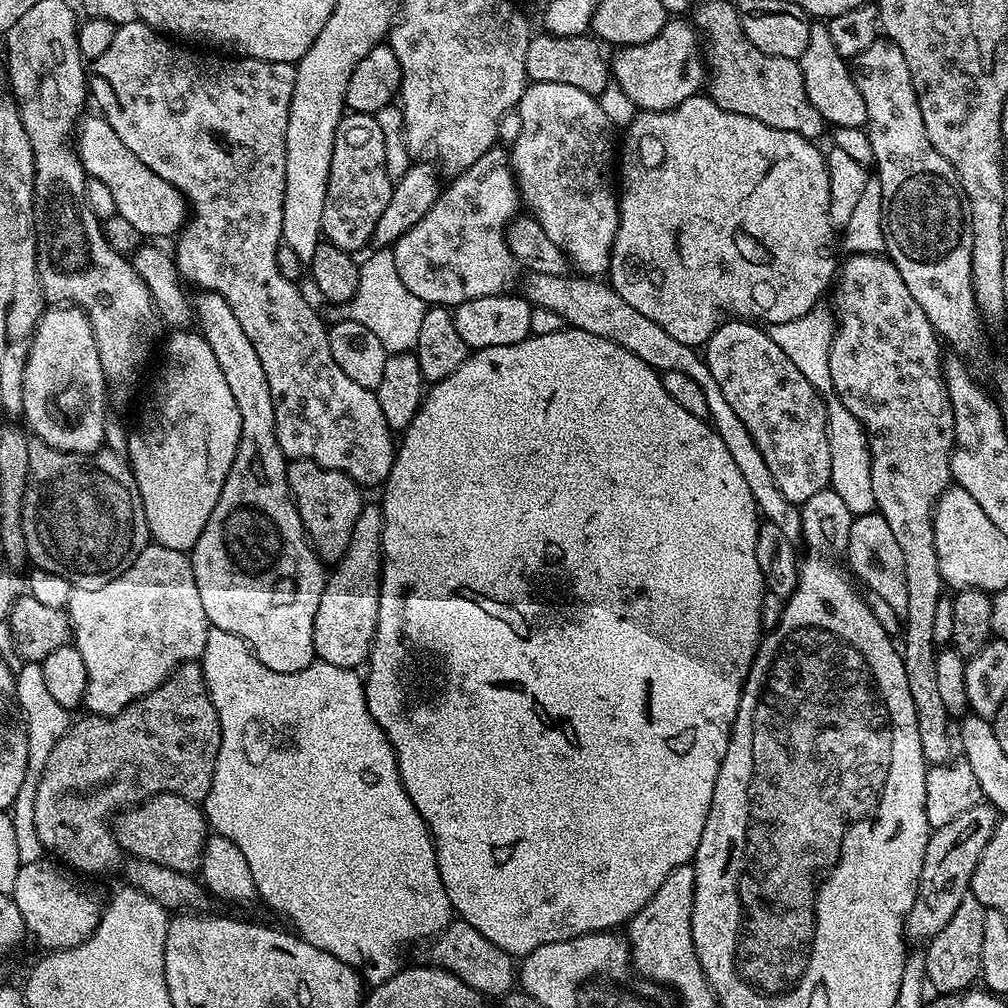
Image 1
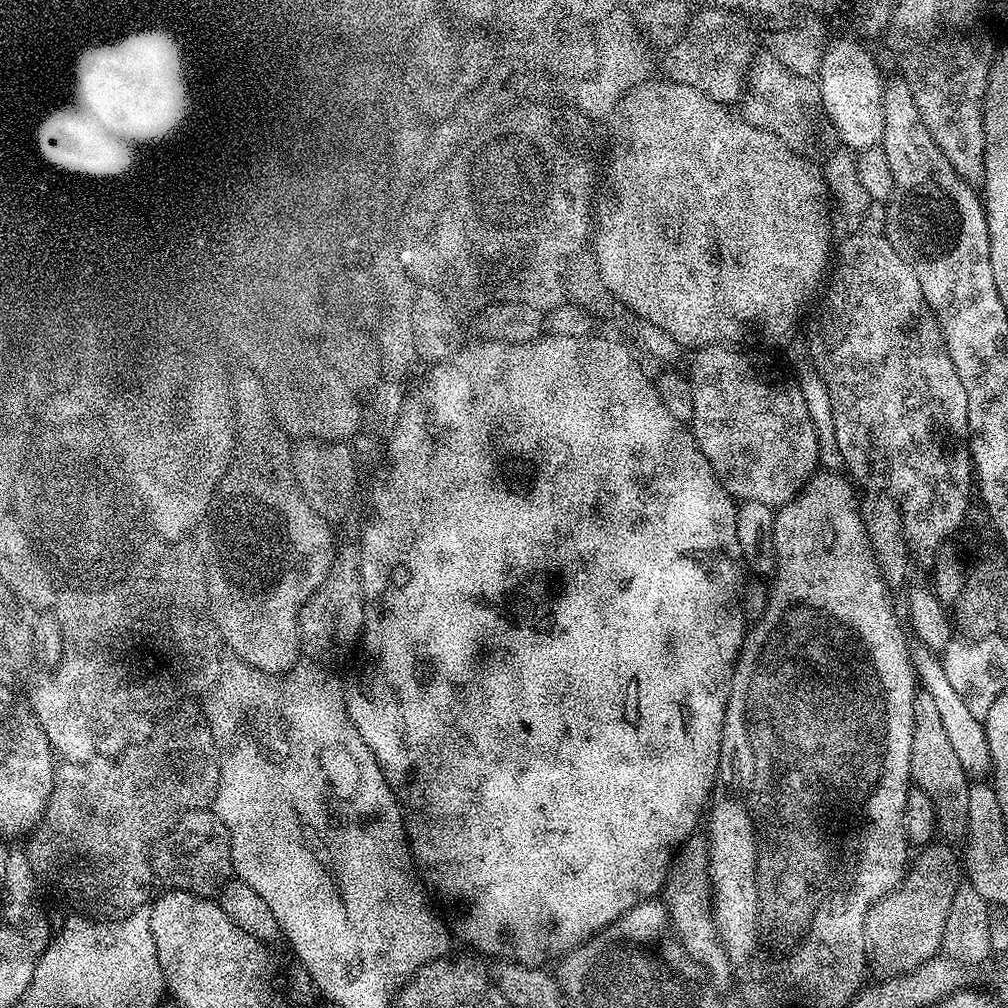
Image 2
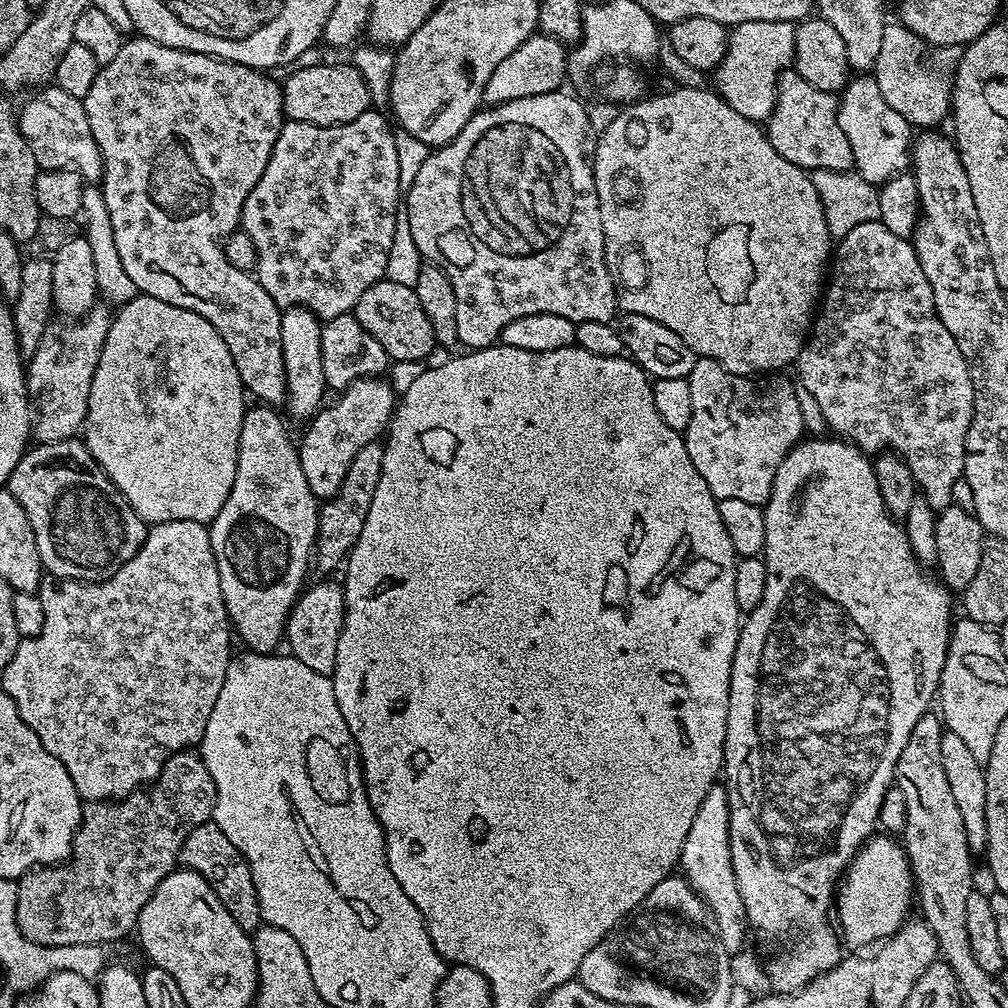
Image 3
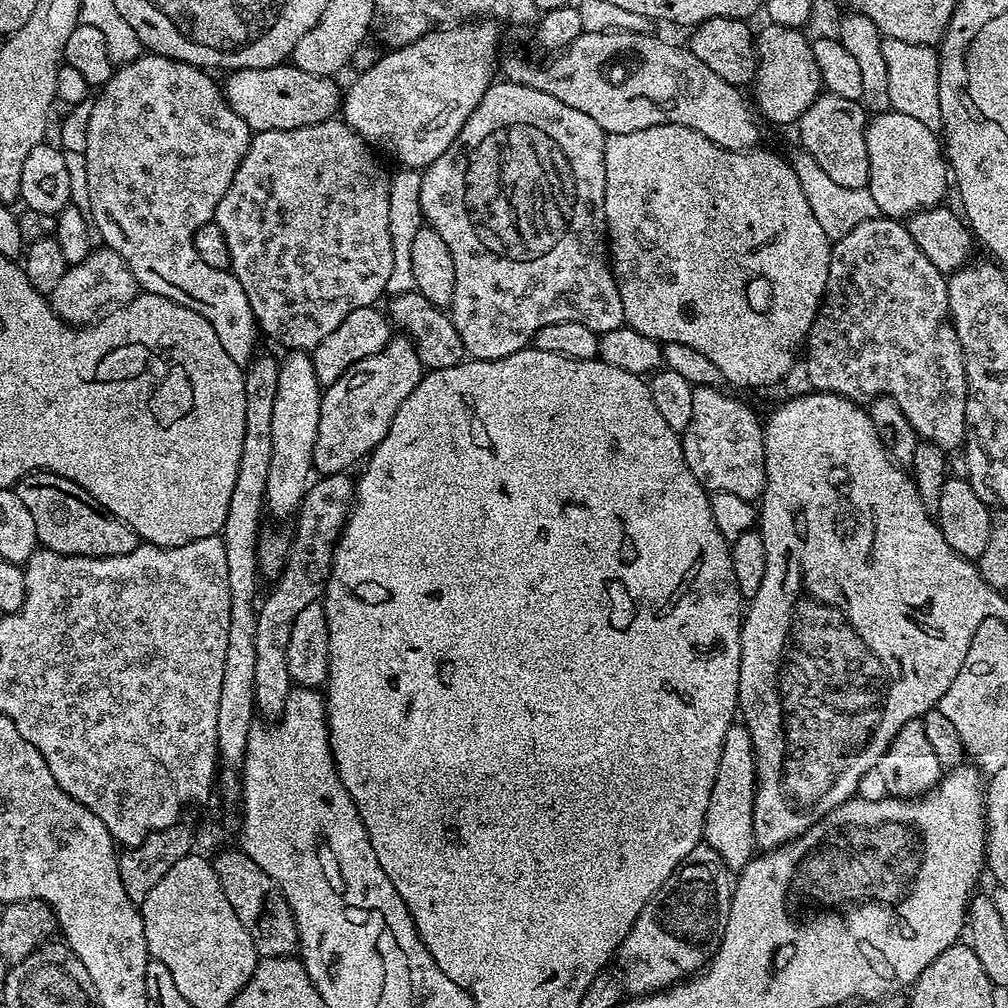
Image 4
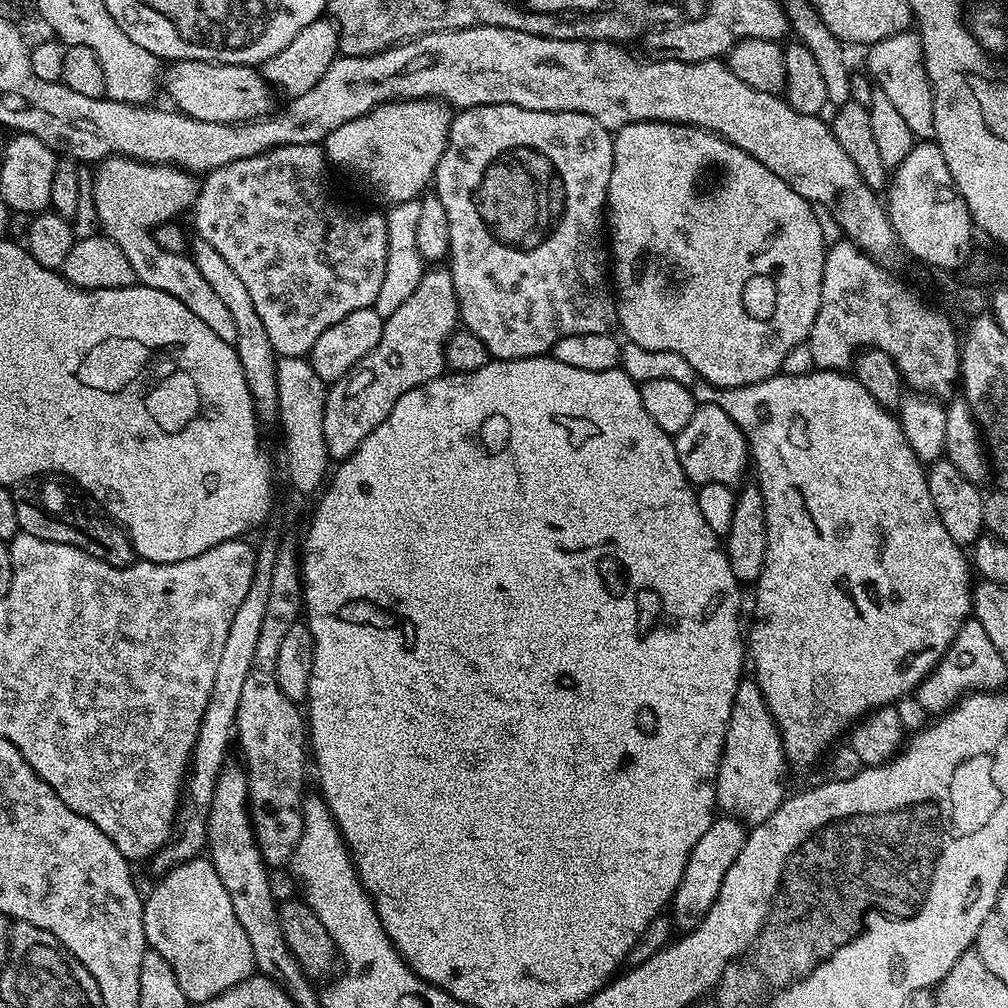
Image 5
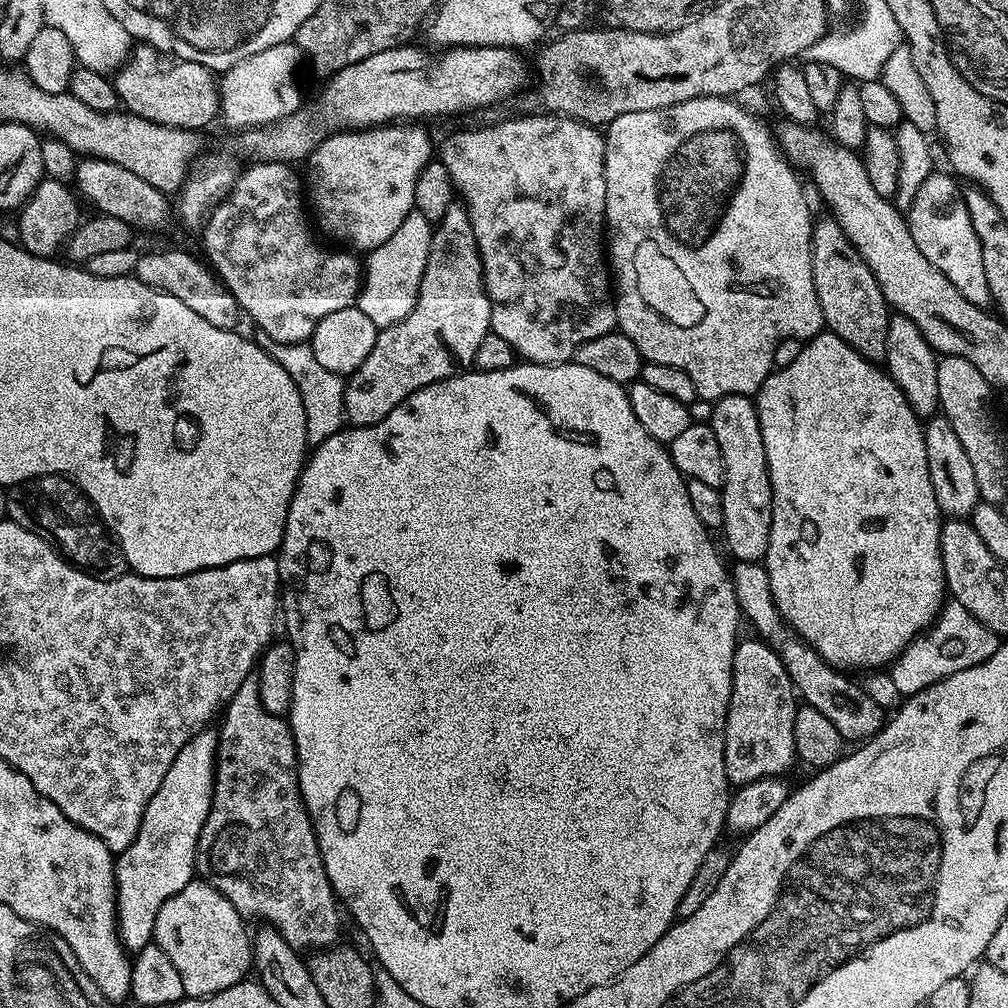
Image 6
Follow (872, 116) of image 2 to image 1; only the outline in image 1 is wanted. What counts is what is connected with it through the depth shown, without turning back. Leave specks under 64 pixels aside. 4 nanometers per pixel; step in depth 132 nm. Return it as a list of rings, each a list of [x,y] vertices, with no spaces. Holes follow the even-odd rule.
[[[813,23],[810,42],[806,42],[806,50],[802,50],[798,63],[802,70],[802,82],[806,82],[808,104],[822,114],[825,125],[832,128],[864,128],[867,125],[866,101],[858,90],[849,61],[834,50],[827,23]]]

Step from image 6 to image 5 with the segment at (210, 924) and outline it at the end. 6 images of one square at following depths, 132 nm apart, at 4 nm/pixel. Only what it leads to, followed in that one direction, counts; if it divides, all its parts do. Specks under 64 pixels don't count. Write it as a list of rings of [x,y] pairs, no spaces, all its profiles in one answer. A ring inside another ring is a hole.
[[[211,859],[183,860],[157,880],[160,881],[153,886],[152,893],[147,893],[144,902],[144,933],[149,949],[162,954],[162,958],[170,962],[174,978],[178,978],[178,986],[182,986],[182,994],[186,994],[189,1002],[203,1006],[210,998],[230,990],[230,986],[238,986],[238,982],[253,975],[254,954],[250,938],[246,938],[246,930],[242,930],[234,906],[230,906],[230,894],[226,894],[226,886],[222,886],[222,878],[218,878]]]

